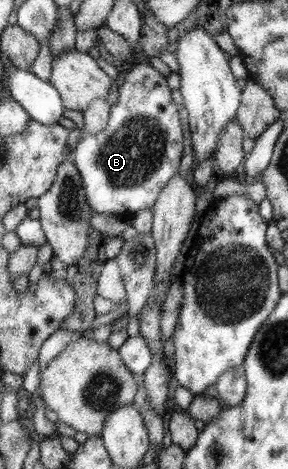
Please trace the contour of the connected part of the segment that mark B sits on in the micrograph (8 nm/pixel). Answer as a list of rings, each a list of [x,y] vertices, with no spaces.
[[[146,64],[126,67],[122,85],[118,87],[118,99],[110,108],[108,123],[104,131],[90,135],[86,133],[80,143],[68,153],[69,160],[81,173],[85,195],[94,212],[98,214],[122,214],[151,209],[158,195],[169,180],[179,171],[180,156],[184,152],[184,130],[178,118],[176,103],[172,100],[169,81],[158,70]]]

